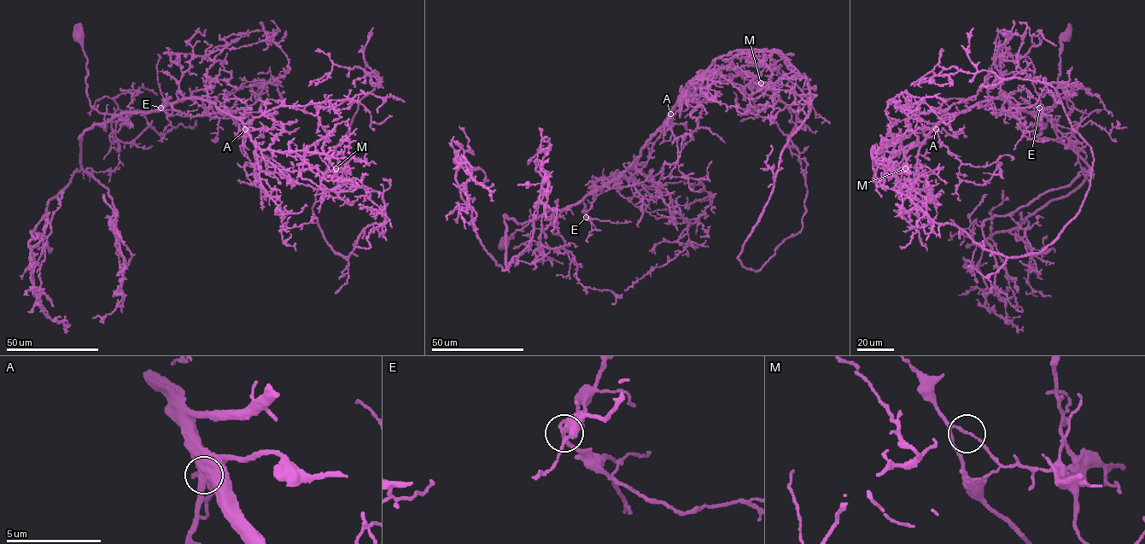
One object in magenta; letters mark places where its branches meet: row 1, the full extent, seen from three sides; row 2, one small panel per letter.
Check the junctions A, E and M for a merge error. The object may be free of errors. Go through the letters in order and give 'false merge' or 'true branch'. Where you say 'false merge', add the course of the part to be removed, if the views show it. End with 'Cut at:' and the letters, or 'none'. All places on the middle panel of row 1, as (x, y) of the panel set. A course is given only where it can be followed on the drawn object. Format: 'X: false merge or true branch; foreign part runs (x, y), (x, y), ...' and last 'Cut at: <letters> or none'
A: true branch
E: true branch
M: false merge; foreign part runs (761, 83), (809, 112), (738, 256), (755, 272), (803, 228), (807, 186), (790, 137), (733, 92)
Cut at: M

